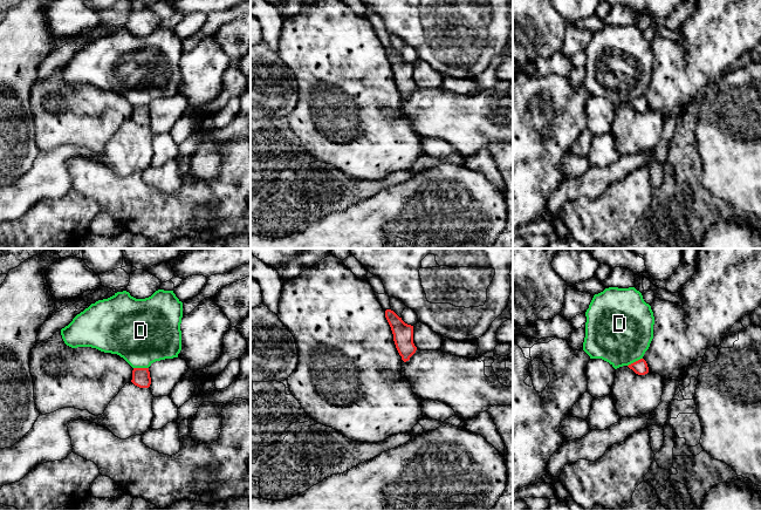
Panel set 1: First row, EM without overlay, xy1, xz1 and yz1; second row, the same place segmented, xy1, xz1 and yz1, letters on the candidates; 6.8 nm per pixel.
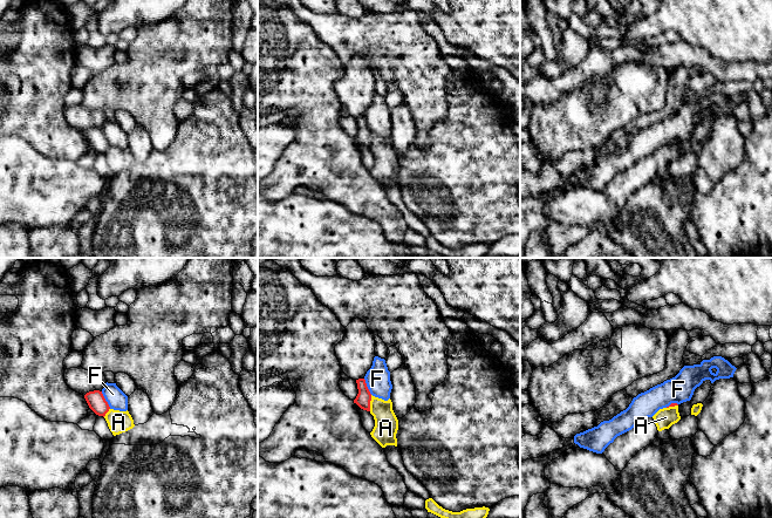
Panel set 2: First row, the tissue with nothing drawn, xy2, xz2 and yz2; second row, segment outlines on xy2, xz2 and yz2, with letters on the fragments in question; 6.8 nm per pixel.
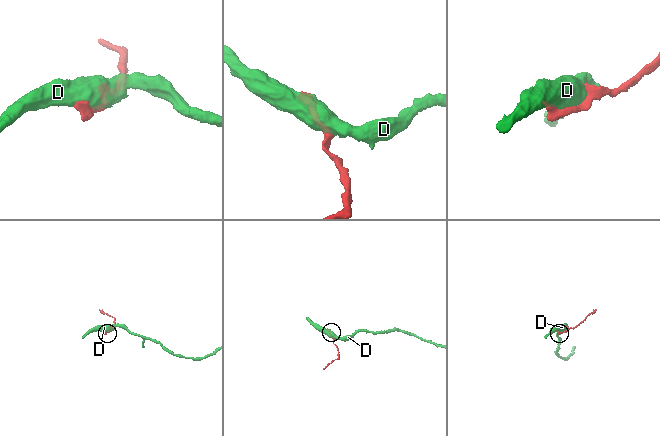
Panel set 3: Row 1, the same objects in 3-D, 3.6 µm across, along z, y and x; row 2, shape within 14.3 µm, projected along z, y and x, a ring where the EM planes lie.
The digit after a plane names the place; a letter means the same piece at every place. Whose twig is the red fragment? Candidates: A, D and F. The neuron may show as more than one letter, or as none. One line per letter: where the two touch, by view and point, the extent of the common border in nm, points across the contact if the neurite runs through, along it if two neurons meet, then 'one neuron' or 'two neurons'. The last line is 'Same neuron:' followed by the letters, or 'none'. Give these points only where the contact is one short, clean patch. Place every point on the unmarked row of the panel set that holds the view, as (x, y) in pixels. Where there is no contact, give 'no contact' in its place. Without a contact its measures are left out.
A: contact xz2 (369, 141); length 110 nm; border xz2 (371, 133), (369, 148); two neurons
D: contact xy1 (141, 106); length 100 nm; two neurons
F: contact xy2 (104, 137); length 140 nm; two neurons
Same neuron: none

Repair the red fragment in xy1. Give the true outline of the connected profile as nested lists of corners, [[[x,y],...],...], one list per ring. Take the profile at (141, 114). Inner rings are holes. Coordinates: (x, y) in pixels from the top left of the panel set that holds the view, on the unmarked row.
[[[165,96],[151,101],[149,105],[133,105],[131,120],[139,125],[149,125],[153,135],[169,134],[187,109],[184,96]]]

